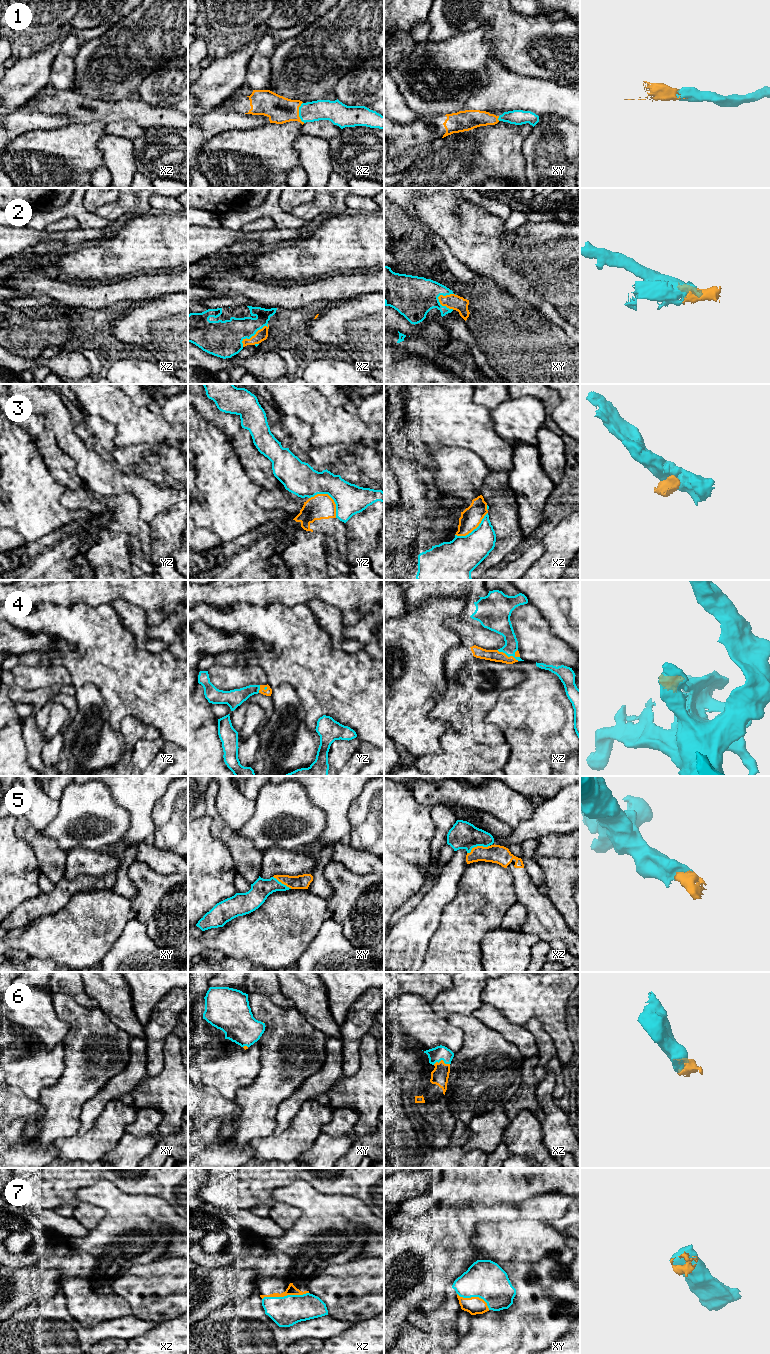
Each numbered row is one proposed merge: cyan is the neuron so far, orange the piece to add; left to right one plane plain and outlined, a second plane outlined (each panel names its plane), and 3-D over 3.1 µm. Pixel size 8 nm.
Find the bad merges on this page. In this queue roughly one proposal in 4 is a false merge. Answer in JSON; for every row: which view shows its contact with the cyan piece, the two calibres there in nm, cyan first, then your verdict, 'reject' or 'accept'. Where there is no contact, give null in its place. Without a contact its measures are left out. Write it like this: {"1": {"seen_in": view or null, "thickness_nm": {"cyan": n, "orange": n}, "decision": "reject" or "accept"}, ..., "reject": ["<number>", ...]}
{"1": {"seen_in": "xz", "thickness_nm": {"cyan": 160, "orange": 220}, "decision": "accept"}, "2": {"seen_in": "xy", "thickness_nm": {"cyan": 320, "orange": 120}, "decision": "accept"}, "3": {"seen_in": "yz", "thickness_nm": {"cyan": 260, "orange": 200}, "decision": "reject"}, "4": {"seen_in": "xz", "thickness_nm": {"cyan": 140, "orange": 100}, "decision": "accept"}, "5": {"seen_in": "xz", "thickness_nm": {"cyan": 220, "orange": 150}, "decision": "accept"}, "6": {"seen_in": "xz", "thickness_nm": {"cyan": 120, "orange": 140}, "decision": "accept"}, "7": {"seen_in": "xz", "thickness_nm": {"cyan": 240, "orange": 80}, "decision": "accept"}, "reject": ["3"]}

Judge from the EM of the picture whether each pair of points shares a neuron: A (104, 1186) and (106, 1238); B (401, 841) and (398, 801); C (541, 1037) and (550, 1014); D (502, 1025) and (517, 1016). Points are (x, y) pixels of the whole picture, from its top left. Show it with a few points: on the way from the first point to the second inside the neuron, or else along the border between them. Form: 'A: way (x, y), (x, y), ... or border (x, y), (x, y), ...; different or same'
A: way (111, 1199), (112, 1225); same
B: way (398, 831), (398, 811); same
C: border (530, 1018), (541, 1023), (555, 1050); different
D: border (492, 1006), (510, 1021), (524, 1026); different

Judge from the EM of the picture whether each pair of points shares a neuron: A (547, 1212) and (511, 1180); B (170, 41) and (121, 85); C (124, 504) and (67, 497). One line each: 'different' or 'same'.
A: different
B: same
C: same

